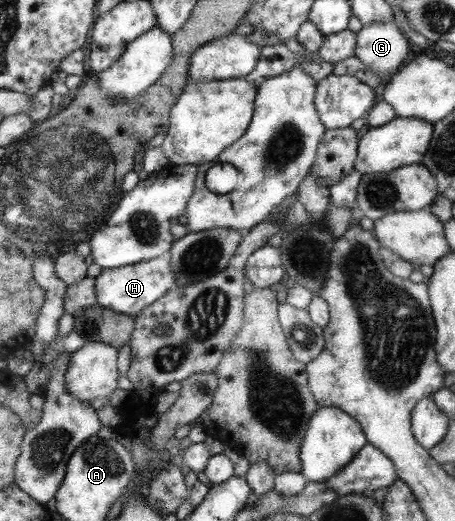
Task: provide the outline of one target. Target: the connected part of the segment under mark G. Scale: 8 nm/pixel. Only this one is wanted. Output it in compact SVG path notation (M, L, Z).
M394 20L374 22L355 32L353 56L362 62L364 68L370 68L380 78L397 72L410 52L408 40L394 23Z

